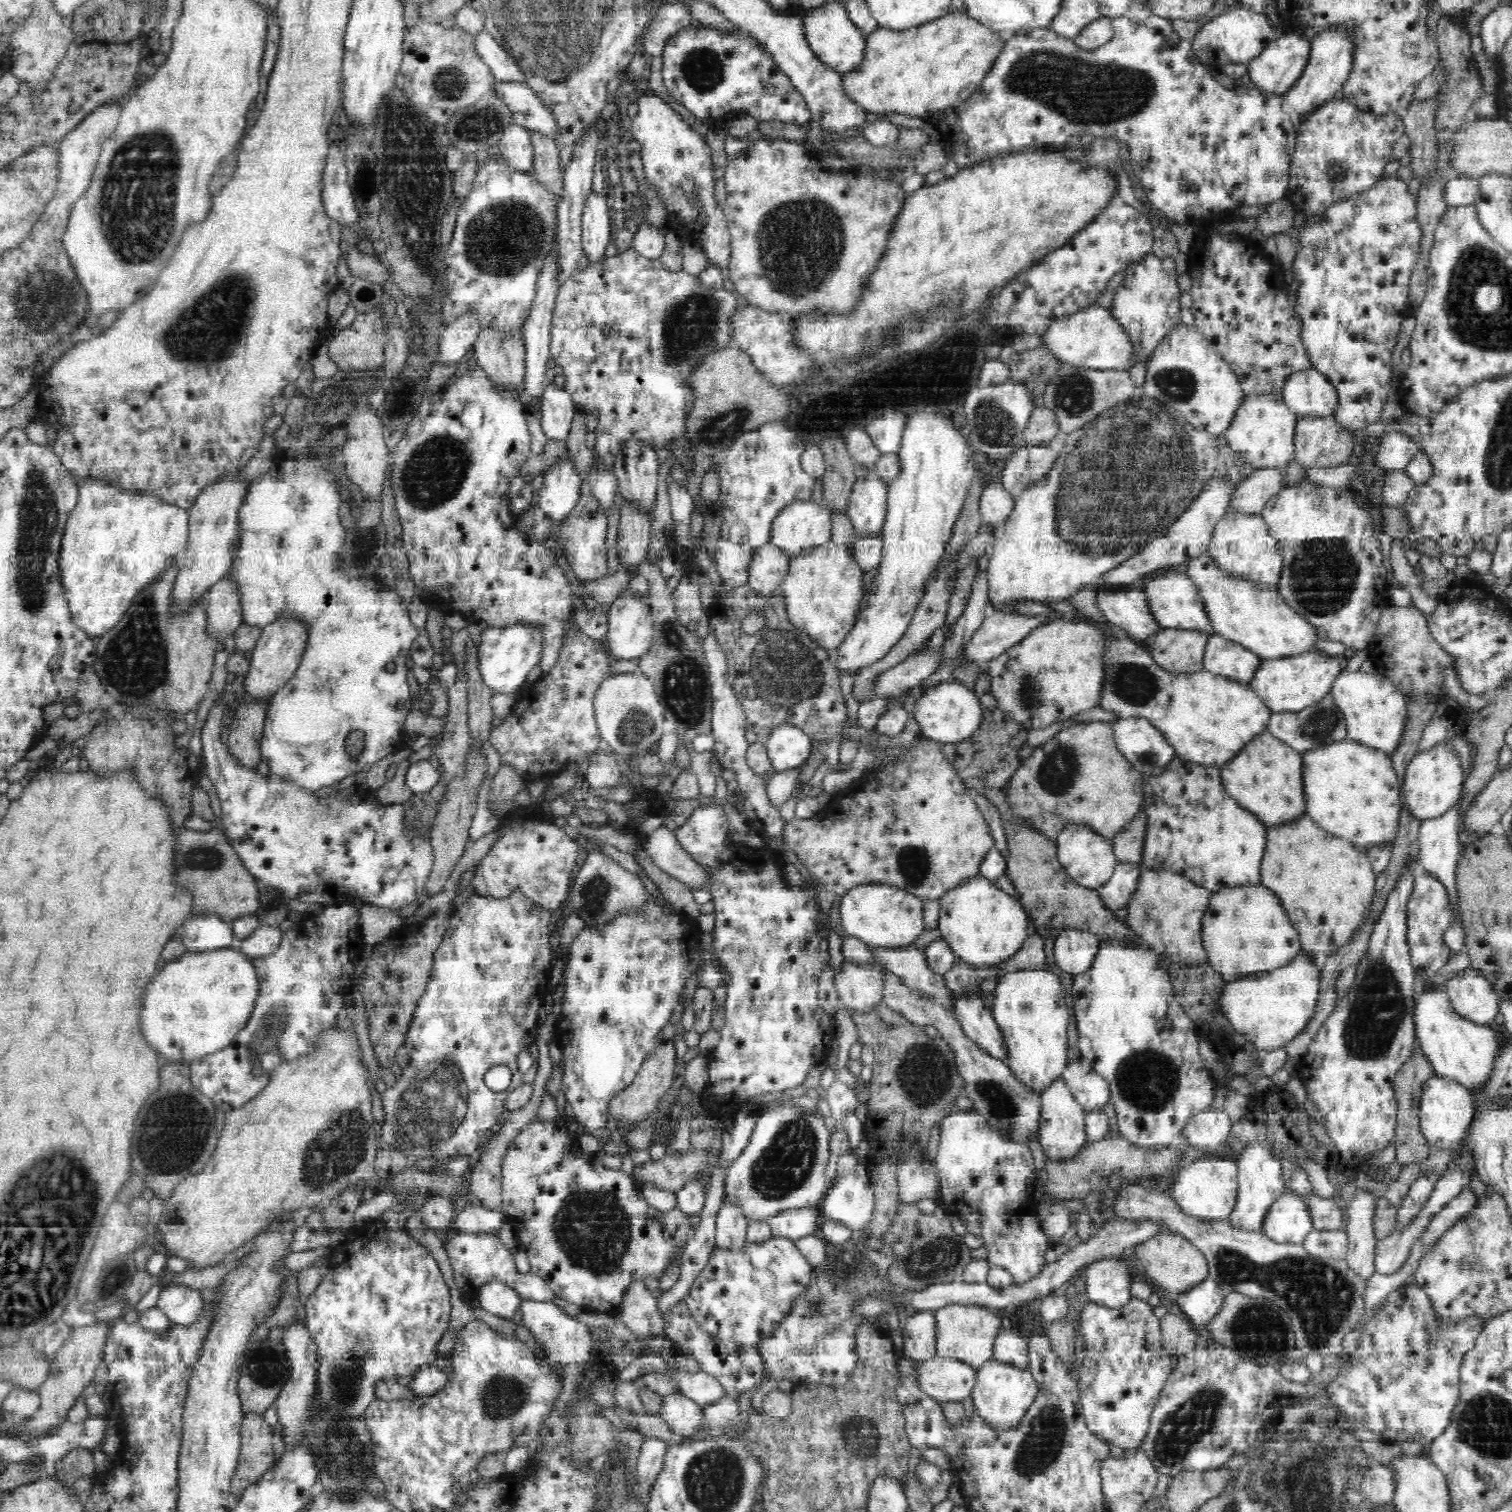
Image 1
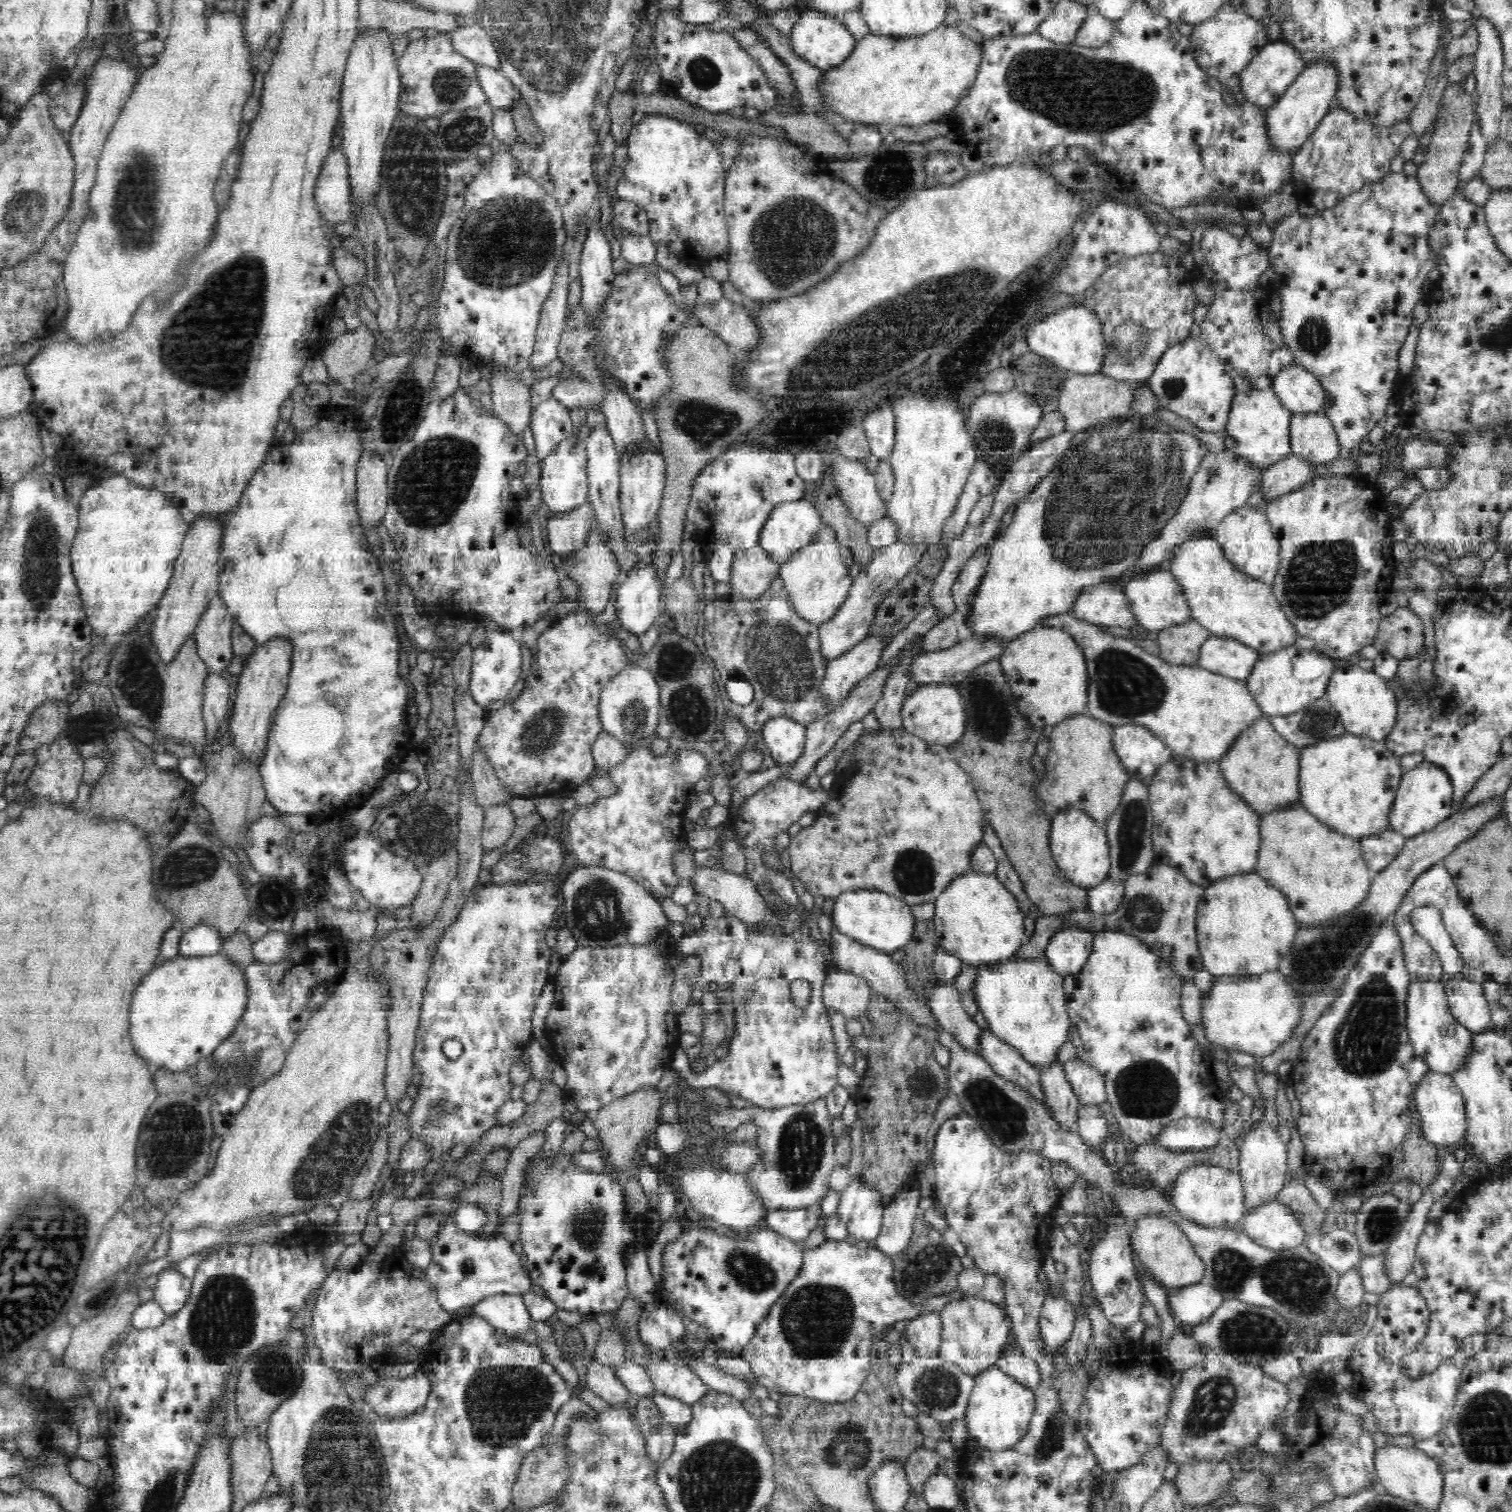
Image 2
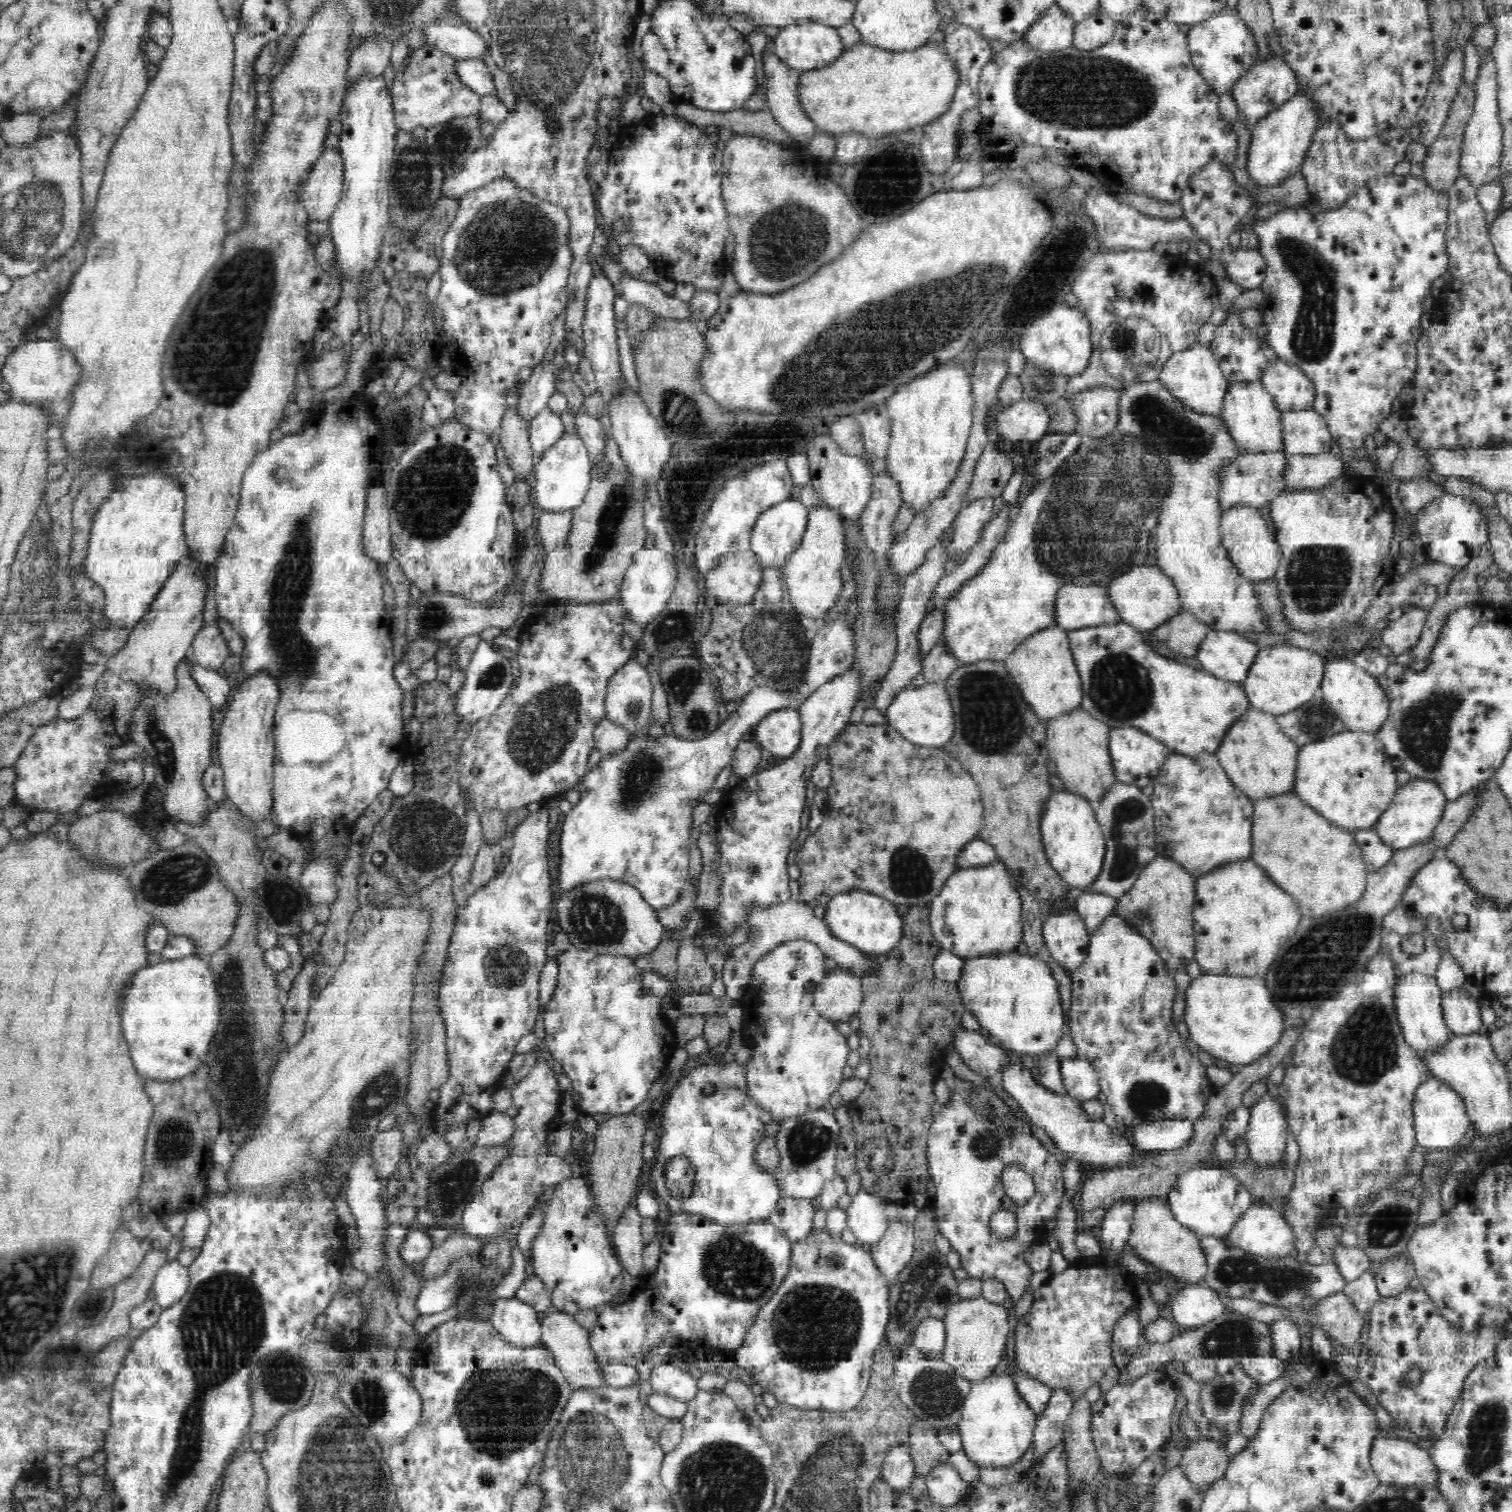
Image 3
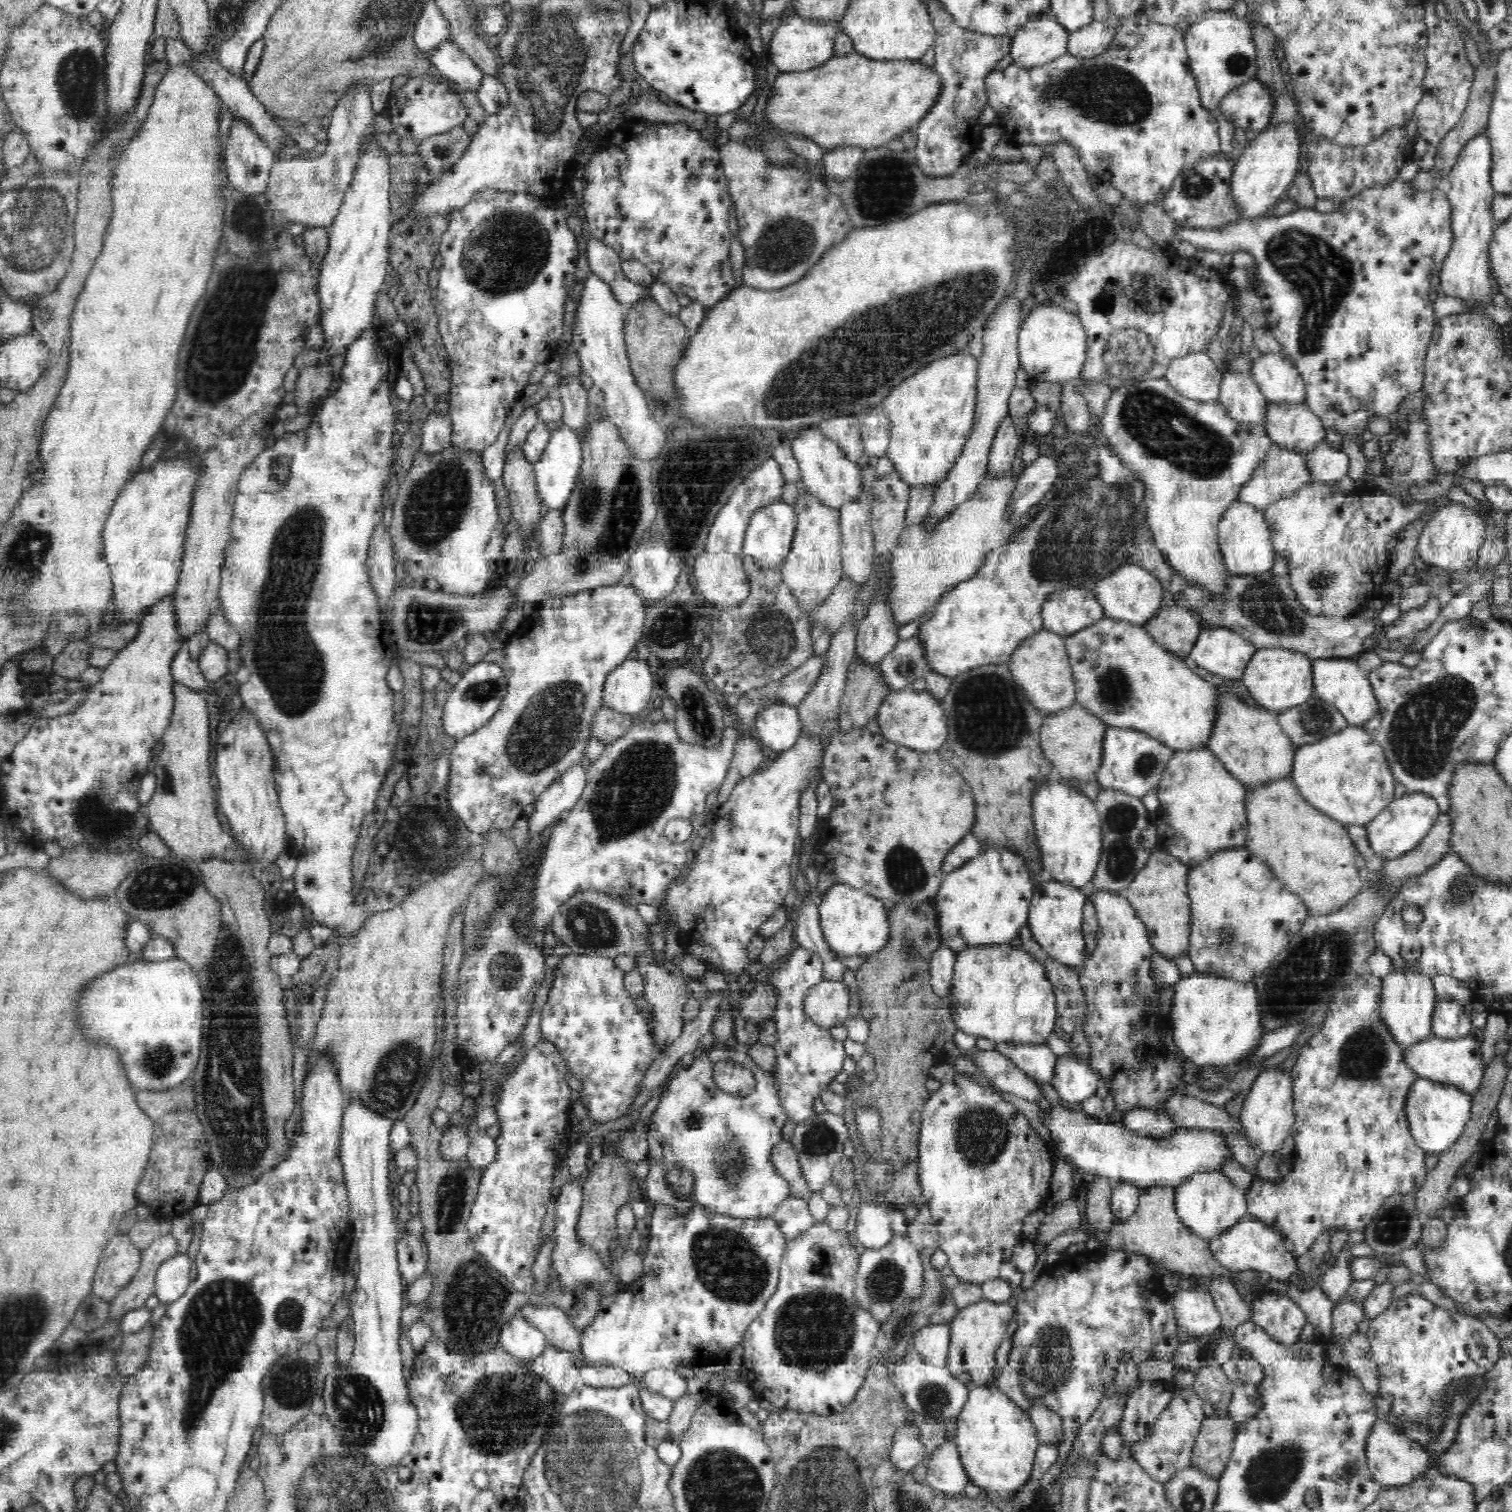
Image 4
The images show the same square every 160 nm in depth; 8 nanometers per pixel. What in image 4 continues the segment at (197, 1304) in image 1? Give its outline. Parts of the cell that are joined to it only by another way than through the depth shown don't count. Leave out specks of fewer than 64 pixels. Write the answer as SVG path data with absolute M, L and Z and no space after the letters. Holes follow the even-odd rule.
M178 1252L158 1267L154 1289L160 1302L174 1302L188 1290L192 1264L187 1254Z

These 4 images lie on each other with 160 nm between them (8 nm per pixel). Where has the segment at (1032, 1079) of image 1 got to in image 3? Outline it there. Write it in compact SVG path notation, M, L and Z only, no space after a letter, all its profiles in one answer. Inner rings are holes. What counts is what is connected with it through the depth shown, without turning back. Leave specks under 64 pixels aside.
M1012 954L984 955L976 959L965 959L964 972L958 981L965 1010L976 1016L978 1024L998 1040L998 1044L1014 1056L1027 1054L1034 1058L1055 1052L1058 1042L1064 1034L1066 1014L1061 1006L1058 982L1053 970L1043 960L1027 955Z

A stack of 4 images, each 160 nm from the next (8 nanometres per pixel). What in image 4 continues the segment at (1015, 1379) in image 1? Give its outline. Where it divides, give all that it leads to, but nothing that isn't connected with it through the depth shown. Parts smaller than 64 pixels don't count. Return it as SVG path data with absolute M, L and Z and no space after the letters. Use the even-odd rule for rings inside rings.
M990 1383L969 1390L964 1409L957 1417L954 1441L969 1481L983 1490L983 1496L1000 1500L1014 1497L1030 1480L1040 1444L1029 1413L998 1385Z

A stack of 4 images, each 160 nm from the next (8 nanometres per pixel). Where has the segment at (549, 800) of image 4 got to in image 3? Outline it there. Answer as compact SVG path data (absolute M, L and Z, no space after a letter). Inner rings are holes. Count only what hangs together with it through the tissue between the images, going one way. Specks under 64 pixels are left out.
M539 809L535 813L530 813L516 828L513 834L514 846L509 850L510 855L508 866L502 866L498 875L494 877L488 884L483 885L482 888L474 889L471 895L467 897L466 905L458 910L455 926L451 934L451 942L447 948L447 959L443 966L442 976L437 993L437 1004L439 1004L439 1016L443 1020L444 1030L447 1032L447 1076L443 1080L443 1084L439 1086L440 1089L440 1102L438 1108L434 1110L434 1118L438 1122L438 1126L446 1124L446 1126L454 1126L460 1122L468 1122L472 1118L484 1118L491 1110L493 1096L498 1088L500 1076L504 1076L506 1072L506 1064L510 1062L516 1042L520 1038L528 1035L533 1031L534 1022L536 1022L536 1015L538 1014L538 1005L540 1000L540 991L538 984L541 972L548 960L548 918L550 918L550 908L552 908L552 878L548 872L548 858L546 858L546 846L548 846L548 809Z

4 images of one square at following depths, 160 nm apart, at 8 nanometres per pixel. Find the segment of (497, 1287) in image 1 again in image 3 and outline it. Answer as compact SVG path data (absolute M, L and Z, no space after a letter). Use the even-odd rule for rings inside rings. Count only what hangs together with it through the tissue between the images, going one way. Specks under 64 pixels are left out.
M517 1296L496 1299L491 1309L490 1321L502 1338L522 1348L542 1345L541 1323L538 1311Z

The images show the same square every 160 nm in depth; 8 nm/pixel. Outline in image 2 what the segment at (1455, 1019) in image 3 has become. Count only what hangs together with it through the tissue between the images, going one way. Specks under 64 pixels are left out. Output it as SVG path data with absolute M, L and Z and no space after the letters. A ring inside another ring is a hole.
M1454 977L1445 985L1450 1012L1470 1033L1482 1033L1490 1024L1490 1005L1482 984Z

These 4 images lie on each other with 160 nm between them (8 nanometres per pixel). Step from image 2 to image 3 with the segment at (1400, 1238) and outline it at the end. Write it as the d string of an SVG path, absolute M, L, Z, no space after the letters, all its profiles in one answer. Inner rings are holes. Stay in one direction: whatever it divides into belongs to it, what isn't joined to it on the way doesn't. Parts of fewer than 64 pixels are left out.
M1407 1251L1390 1256L1382 1261L1375 1275L1375 1283L1381 1297L1394 1296L1409 1288L1409 1282L1415 1276L1414 1265Z

